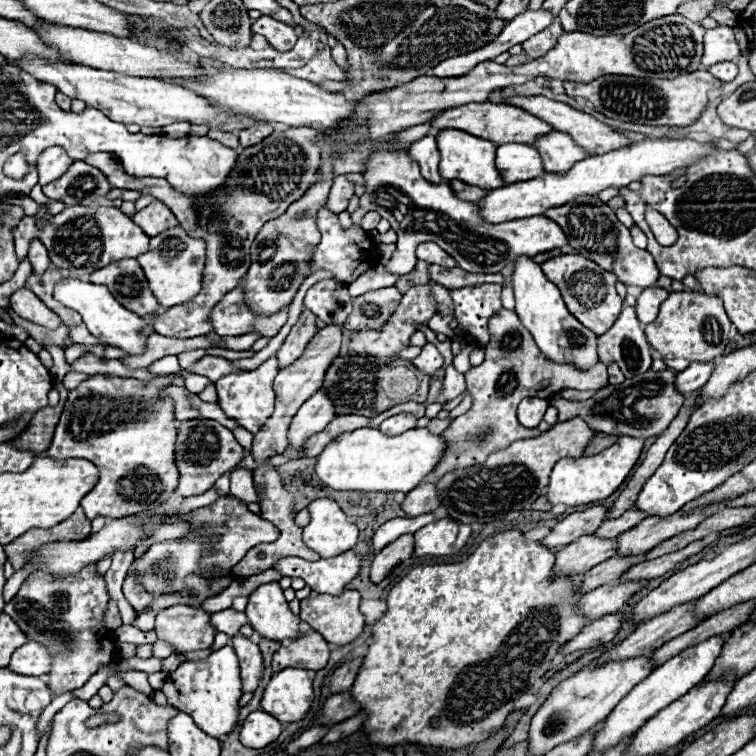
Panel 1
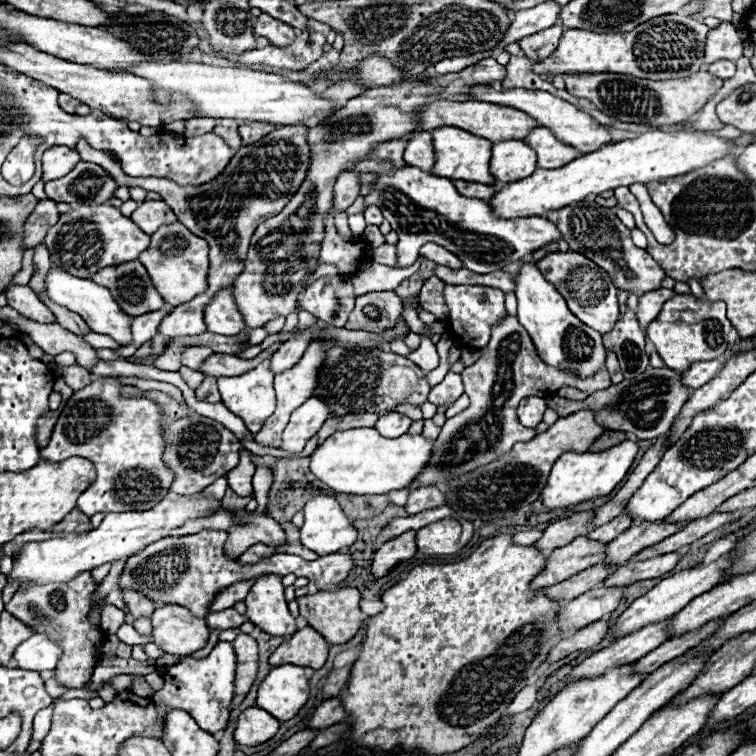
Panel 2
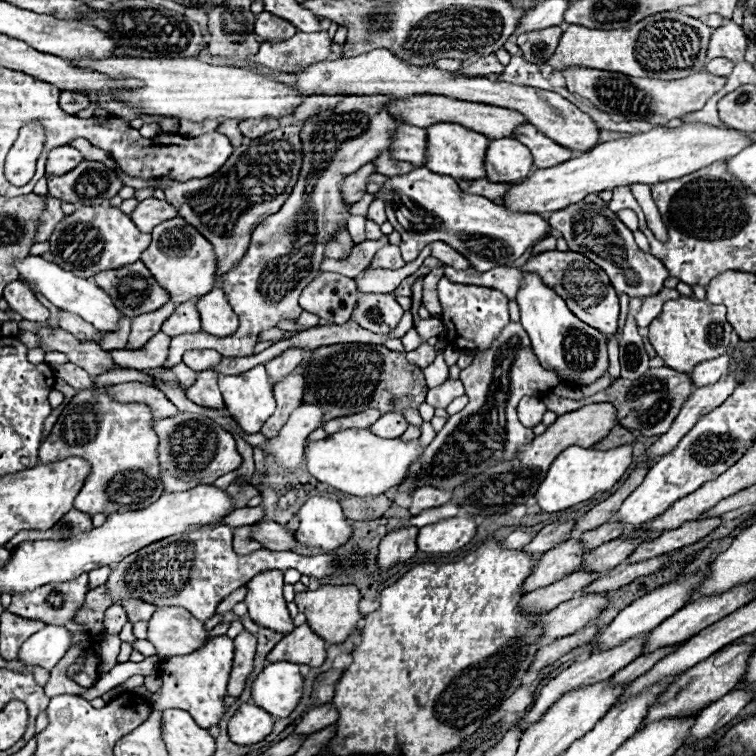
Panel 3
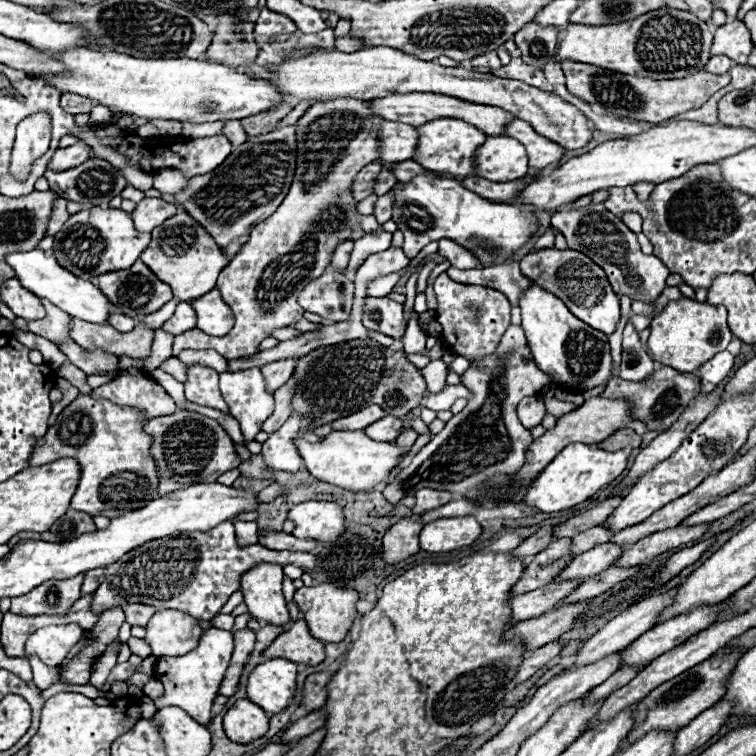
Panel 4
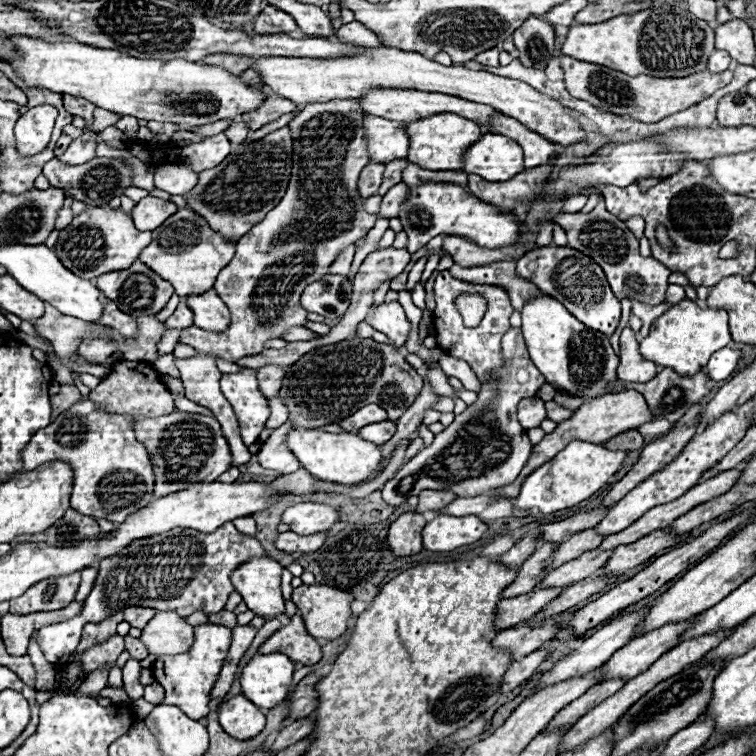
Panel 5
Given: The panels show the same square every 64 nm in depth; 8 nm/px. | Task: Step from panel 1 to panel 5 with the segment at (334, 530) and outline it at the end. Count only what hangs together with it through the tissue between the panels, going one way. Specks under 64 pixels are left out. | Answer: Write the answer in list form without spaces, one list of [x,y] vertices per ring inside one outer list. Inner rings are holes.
[[[298,502],[282,514],[282,522],[290,526],[292,532],[308,536],[316,532],[328,532],[334,522],[338,522],[338,512],[326,504],[318,502]]]

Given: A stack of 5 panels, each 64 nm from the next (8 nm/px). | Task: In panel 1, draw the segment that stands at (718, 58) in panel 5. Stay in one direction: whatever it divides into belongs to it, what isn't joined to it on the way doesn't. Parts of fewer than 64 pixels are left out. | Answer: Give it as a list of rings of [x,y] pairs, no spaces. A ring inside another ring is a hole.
[[[718,62],[718,64],[710,66],[708,72],[714,74],[722,82],[732,82],[736,78],[736,74],[738,74],[738,68],[736,68],[734,62]]]

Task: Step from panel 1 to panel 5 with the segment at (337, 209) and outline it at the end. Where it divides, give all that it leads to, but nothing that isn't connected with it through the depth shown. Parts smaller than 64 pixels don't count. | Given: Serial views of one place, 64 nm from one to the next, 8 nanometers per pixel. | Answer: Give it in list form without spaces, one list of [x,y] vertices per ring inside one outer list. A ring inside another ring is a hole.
[[[368,164],[364,166],[364,170],[360,172],[360,180],[358,180],[358,190],[362,198],[374,196],[382,184],[382,174],[384,174],[384,164]]]

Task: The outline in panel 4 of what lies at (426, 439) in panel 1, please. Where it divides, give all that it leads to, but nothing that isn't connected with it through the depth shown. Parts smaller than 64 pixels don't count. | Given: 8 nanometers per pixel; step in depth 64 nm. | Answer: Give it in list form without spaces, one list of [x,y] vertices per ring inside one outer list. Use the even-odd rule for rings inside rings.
[[[334,430],[328,436],[304,432],[294,440],[294,444],[304,460],[306,470],[314,478],[352,492],[374,492],[380,482],[388,484],[390,472],[400,464],[400,448],[394,442],[370,440],[362,430]]]

